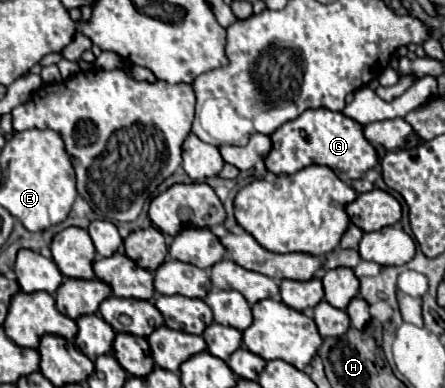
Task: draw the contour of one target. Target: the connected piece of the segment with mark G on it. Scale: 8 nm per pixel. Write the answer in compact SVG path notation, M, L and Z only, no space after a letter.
M306 110L300 118L286 122L282 128L278 128L270 138L272 138L270 158L284 174L294 174L310 164L322 164L332 168L336 176L340 176L340 180L350 182L362 178L378 162L374 146L366 142L362 134L362 126L352 118L346 118L342 112L324 110L324 124L322 124L320 110L314 110L314 116L310 114L310 110Z

